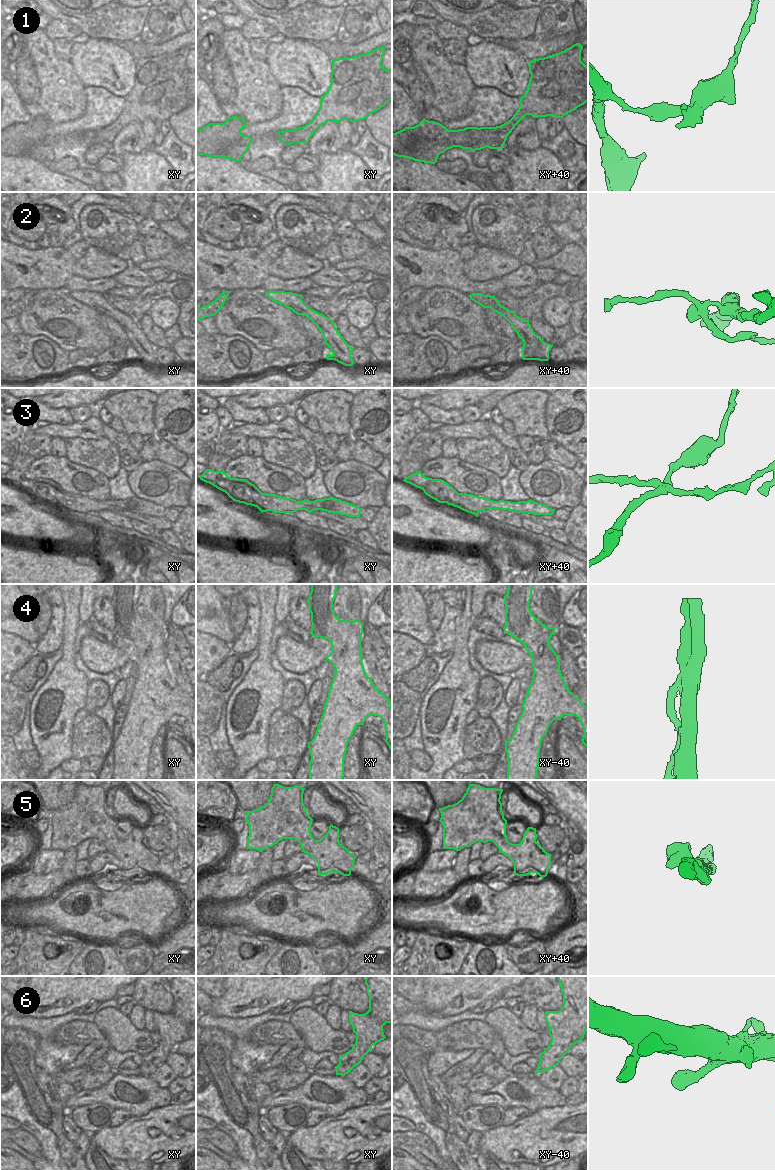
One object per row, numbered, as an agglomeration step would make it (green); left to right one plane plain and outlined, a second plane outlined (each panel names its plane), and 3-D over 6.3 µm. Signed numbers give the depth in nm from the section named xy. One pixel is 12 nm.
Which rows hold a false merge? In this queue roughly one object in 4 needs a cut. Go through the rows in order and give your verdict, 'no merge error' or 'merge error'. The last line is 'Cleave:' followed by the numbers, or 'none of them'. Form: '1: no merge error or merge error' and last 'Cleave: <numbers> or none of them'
1: merge error
2: merge error
3: merge error
4: merge error
5: no merge error
6: no merge error
Cleave: 1, 2, 3, 4

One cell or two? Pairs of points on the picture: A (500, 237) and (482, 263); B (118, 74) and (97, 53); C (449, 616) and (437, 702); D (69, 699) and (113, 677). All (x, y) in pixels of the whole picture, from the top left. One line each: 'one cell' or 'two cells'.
A: two cells
B: one cell
C: two cells
D: two cells

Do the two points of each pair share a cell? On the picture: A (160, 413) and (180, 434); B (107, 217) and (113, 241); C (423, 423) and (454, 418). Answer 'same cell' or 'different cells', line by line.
A: same cell
B: same cell
C: different cells

